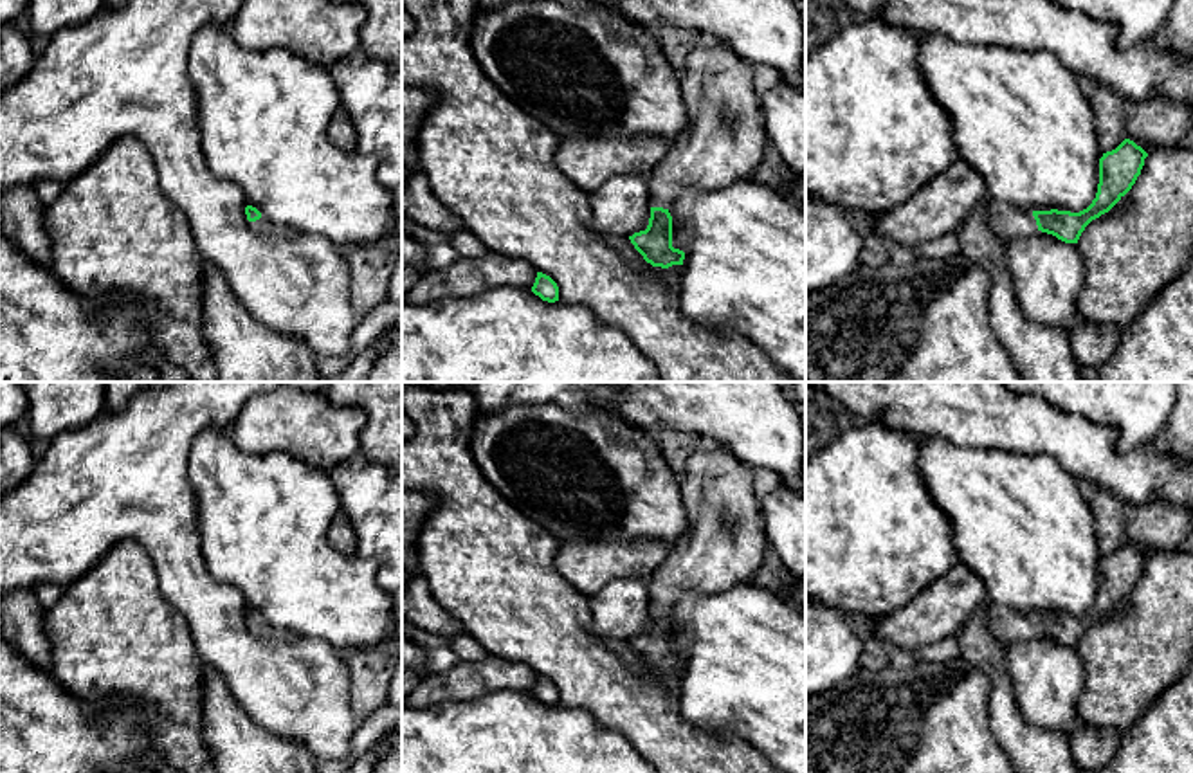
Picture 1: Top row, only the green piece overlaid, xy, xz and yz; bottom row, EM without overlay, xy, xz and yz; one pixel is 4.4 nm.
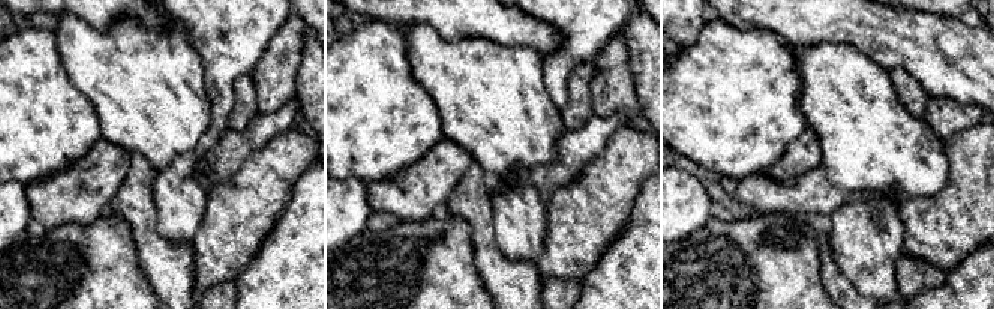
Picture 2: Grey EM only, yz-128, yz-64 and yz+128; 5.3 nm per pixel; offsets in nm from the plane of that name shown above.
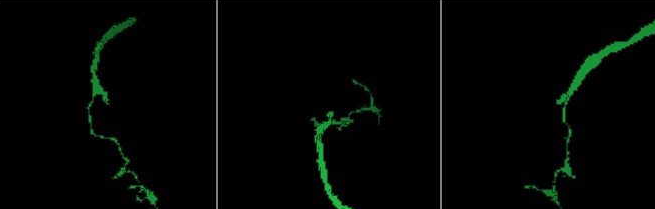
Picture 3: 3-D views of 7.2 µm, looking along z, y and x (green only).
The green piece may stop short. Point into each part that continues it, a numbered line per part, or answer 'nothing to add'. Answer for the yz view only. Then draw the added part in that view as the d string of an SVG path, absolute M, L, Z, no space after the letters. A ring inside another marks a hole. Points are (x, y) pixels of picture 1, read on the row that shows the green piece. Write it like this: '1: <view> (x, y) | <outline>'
1: yz (1008, 222) | M989 196L984 202L988 225L1004 245L1038 231L1033 213Z

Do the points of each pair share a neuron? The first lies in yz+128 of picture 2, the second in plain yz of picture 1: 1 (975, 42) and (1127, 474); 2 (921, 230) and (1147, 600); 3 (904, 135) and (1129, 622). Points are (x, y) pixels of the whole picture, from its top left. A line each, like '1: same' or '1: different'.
1: same
2: same
3: different

